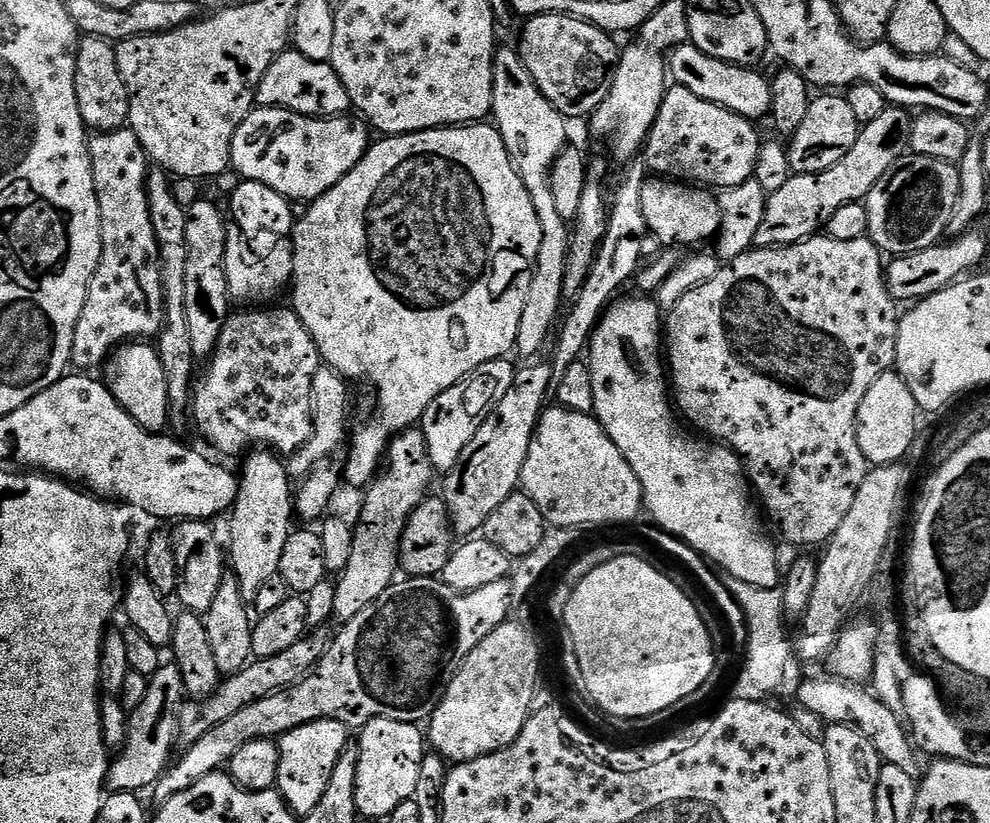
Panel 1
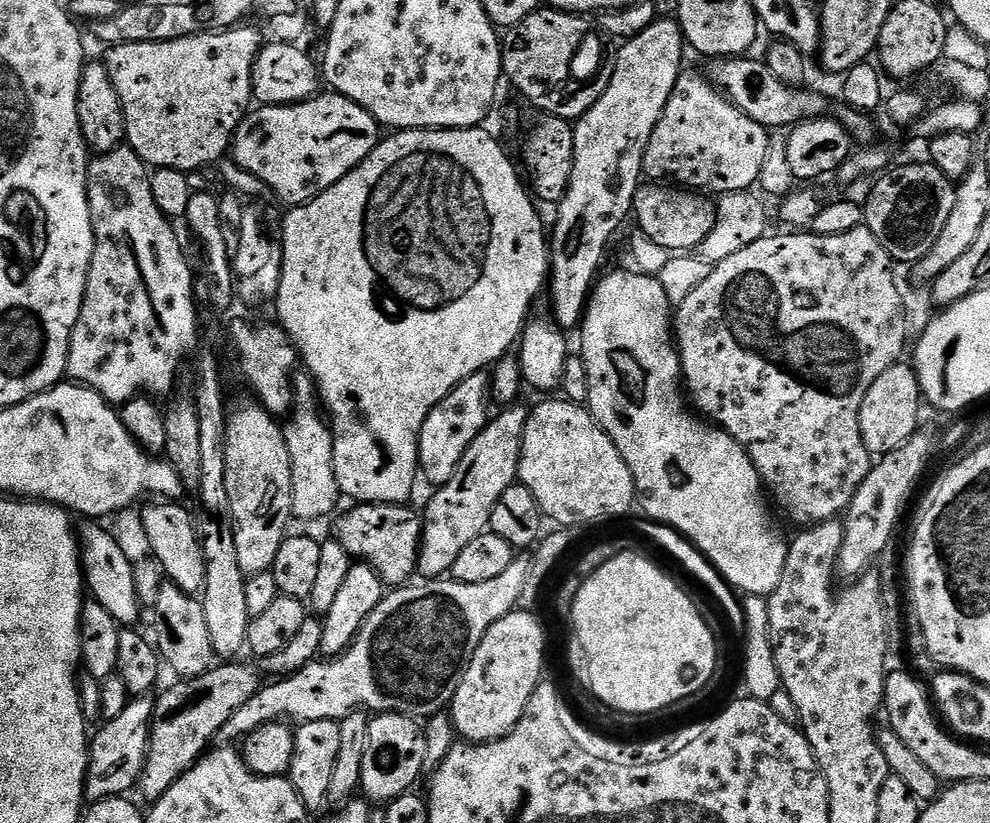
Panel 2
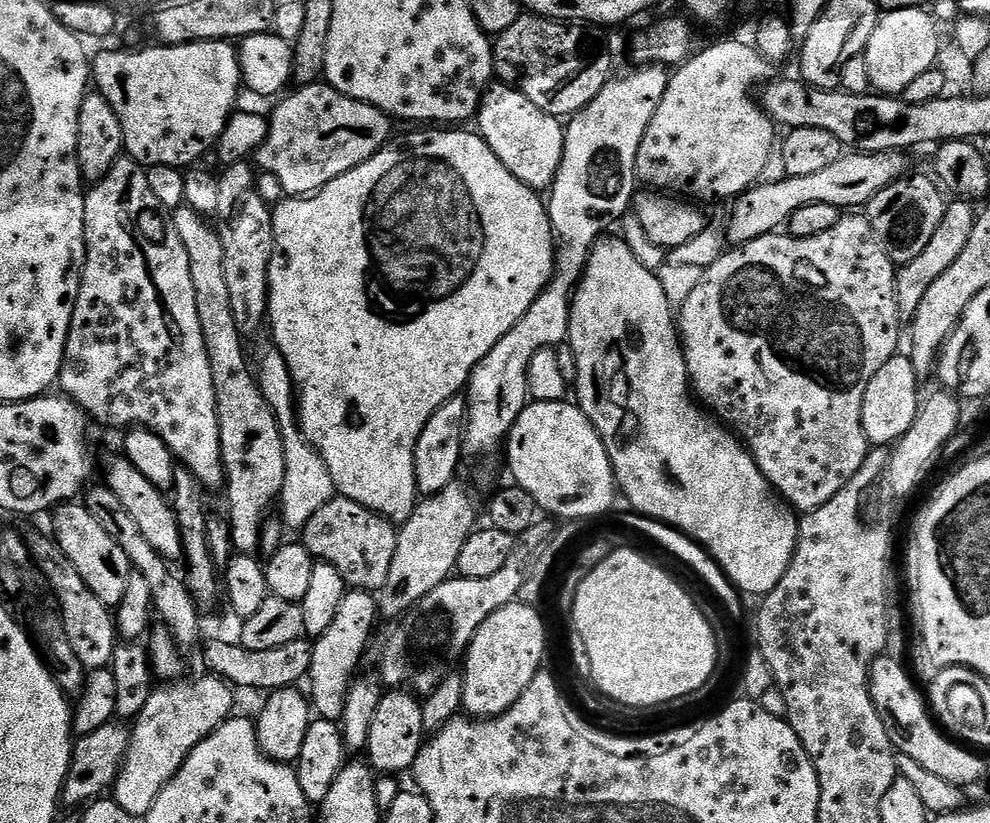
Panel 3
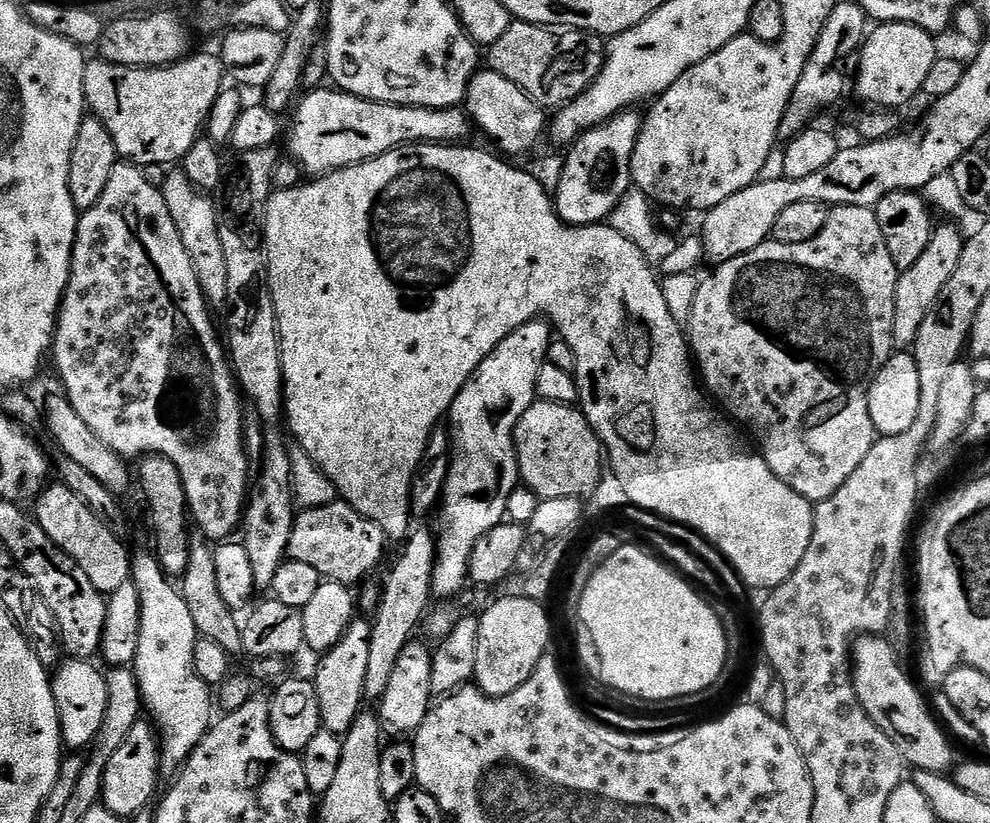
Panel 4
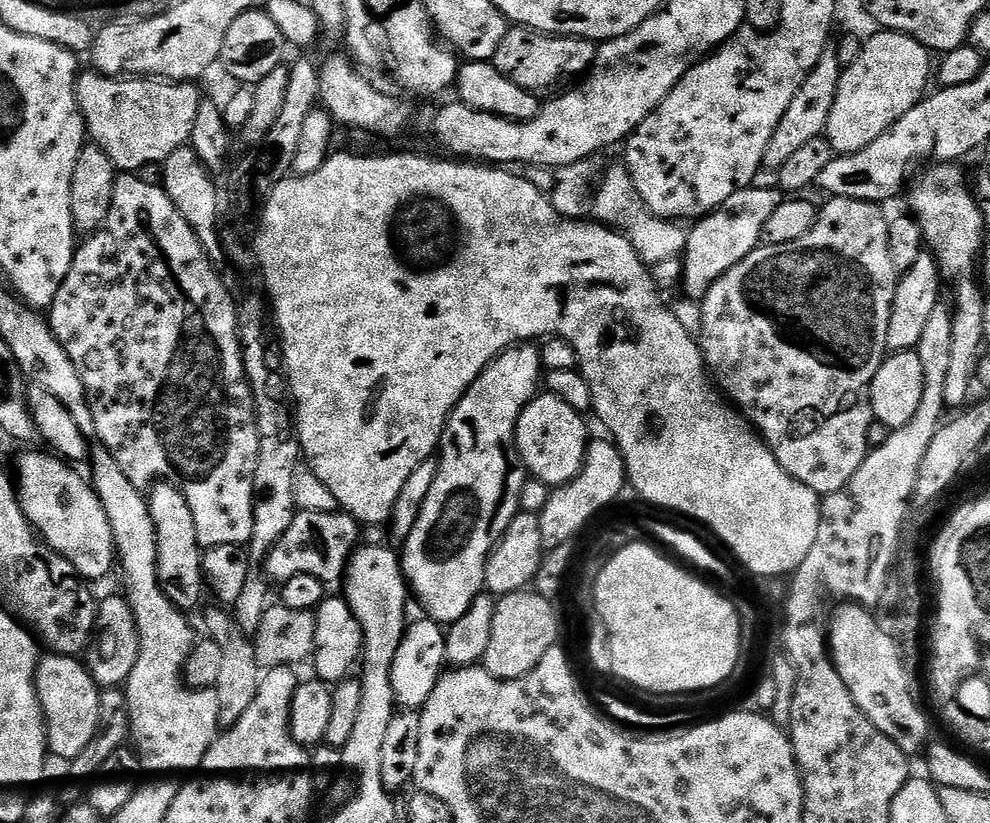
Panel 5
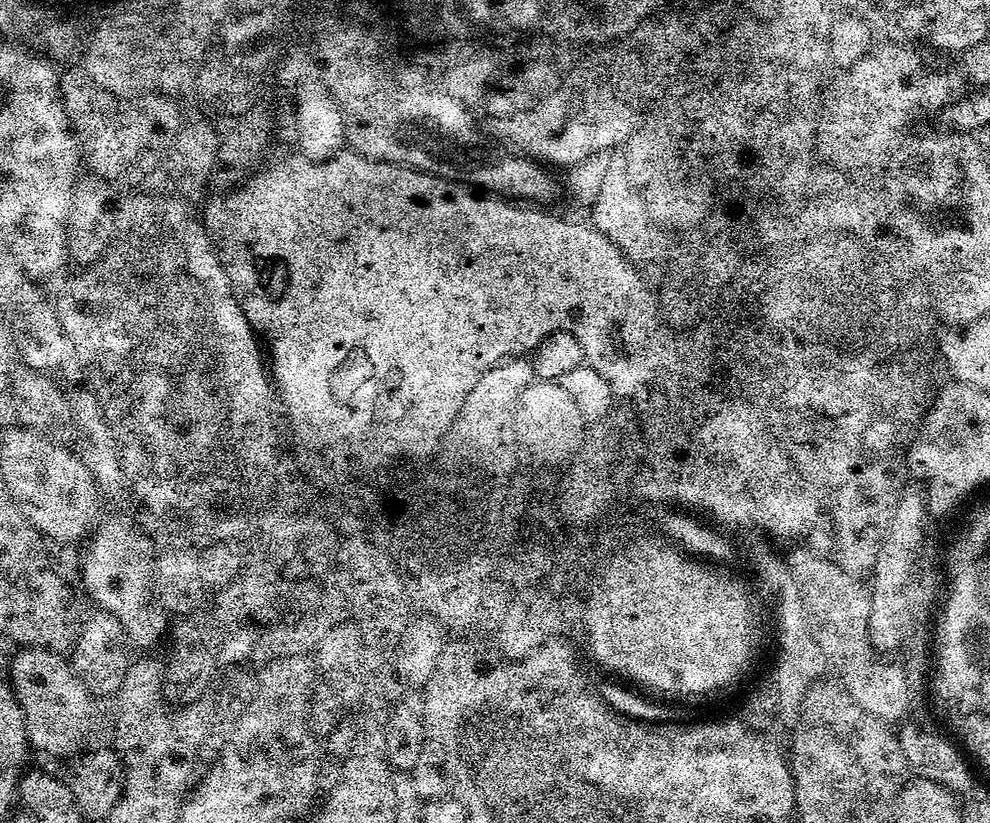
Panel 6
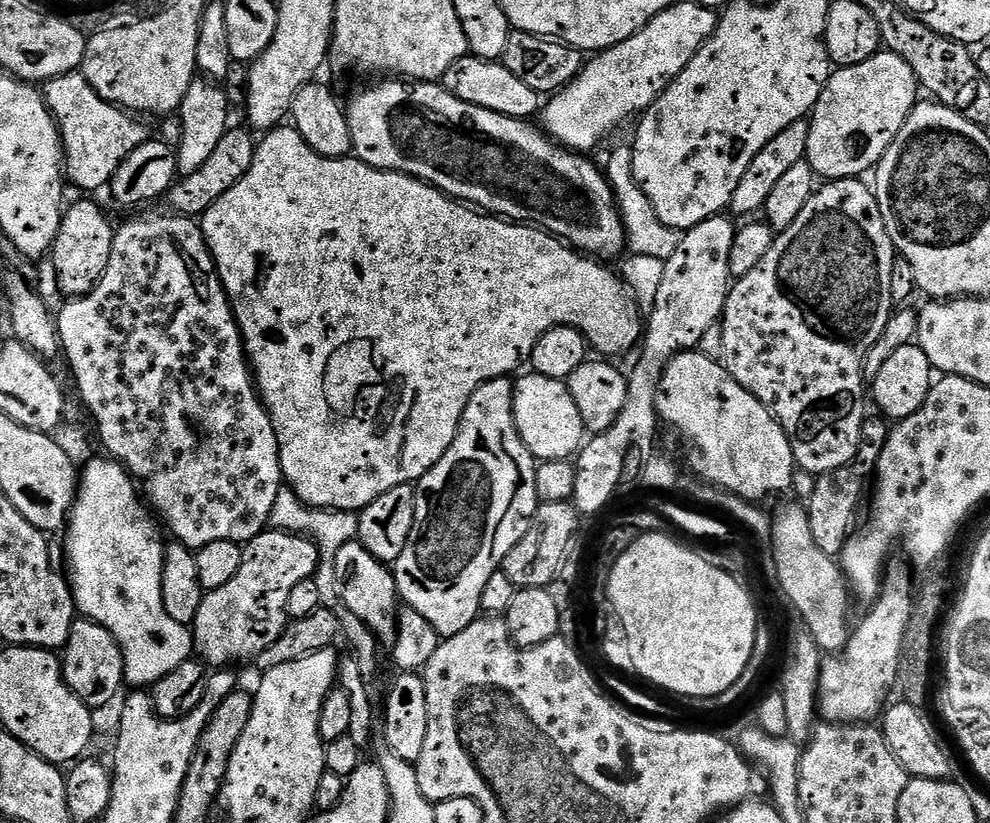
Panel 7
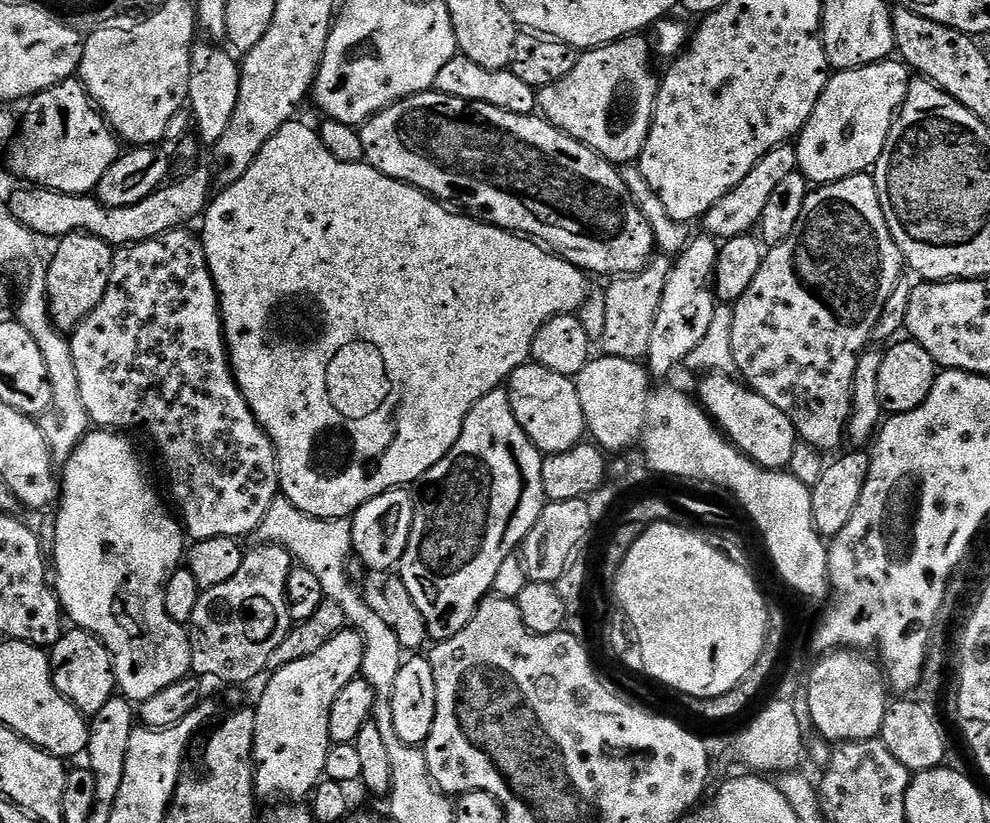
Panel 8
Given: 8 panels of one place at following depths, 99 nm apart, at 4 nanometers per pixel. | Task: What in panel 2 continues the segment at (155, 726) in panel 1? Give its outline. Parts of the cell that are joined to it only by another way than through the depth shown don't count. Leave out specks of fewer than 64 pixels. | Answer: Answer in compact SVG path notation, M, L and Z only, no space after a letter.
M137 695L129 699L126 710L118 714L118 718L104 720L101 728L95 729L88 745L88 773L84 779L84 799L88 802L108 800L111 796L124 796L128 791L135 789L140 782L140 775L148 757L148 743L152 733L152 715L156 709L156 701L151 695Z

